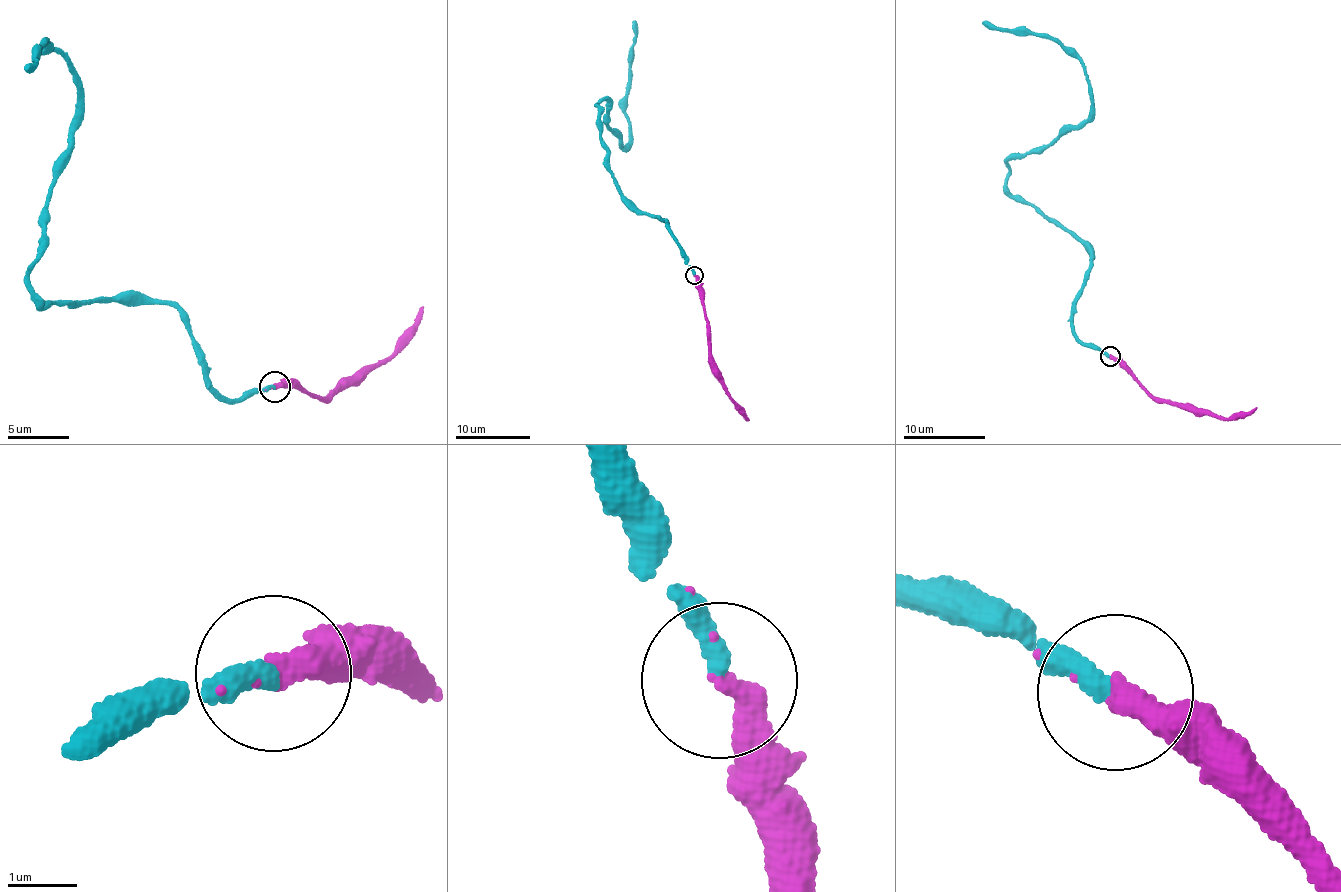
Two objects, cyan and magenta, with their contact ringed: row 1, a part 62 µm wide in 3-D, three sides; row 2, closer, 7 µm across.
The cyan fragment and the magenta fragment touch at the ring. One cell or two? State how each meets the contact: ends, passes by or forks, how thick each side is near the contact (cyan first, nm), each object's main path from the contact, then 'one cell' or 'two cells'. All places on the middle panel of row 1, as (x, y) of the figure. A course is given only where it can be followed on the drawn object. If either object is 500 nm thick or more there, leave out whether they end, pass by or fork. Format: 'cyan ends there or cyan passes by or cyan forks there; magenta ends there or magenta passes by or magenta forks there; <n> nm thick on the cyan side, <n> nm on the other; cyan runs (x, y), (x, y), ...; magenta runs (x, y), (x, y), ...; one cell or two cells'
cyan ends there; magenta ends there; 300 nm thick on the cyan side, 380 nm on the other; cyan runs (693, 275), (669, 222), (629, 206), (601, 135), (604, 98), (620, 146), (632, 134), (634, 21); magenta runs (693, 275), (709, 330), (712, 369), (739, 414), (749, 421); one cell

